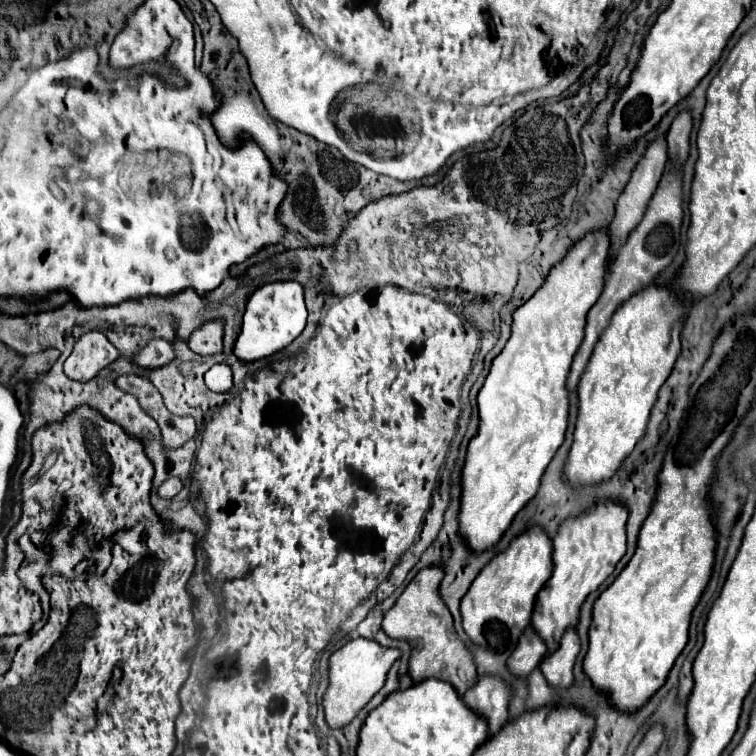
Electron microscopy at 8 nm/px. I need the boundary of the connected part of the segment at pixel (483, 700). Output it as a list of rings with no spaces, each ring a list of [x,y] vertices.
[[[481,676],[469,692],[465,692],[463,702],[477,716],[483,716],[489,726],[489,736],[497,734],[499,728],[507,722],[507,704],[509,704],[509,688],[497,676]]]

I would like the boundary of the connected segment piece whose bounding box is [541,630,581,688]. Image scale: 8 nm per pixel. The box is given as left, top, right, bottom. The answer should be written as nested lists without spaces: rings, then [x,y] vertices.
[[[569,630],[561,640],[559,650],[541,662],[541,672],[551,688],[569,688],[573,684],[573,664],[579,650],[577,632]]]

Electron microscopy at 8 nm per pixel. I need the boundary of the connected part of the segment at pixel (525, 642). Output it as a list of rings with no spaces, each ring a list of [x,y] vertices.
[[[527,628],[523,636],[519,638],[517,648],[507,660],[507,668],[513,676],[529,676],[533,668],[539,666],[543,654],[545,654],[545,642],[533,632],[533,628]]]

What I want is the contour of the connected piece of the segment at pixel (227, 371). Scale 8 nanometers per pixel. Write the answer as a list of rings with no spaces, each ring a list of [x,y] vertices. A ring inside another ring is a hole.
[[[215,364],[205,374],[205,384],[213,392],[227,392],[231,388],[231,368],[227,364]]]

